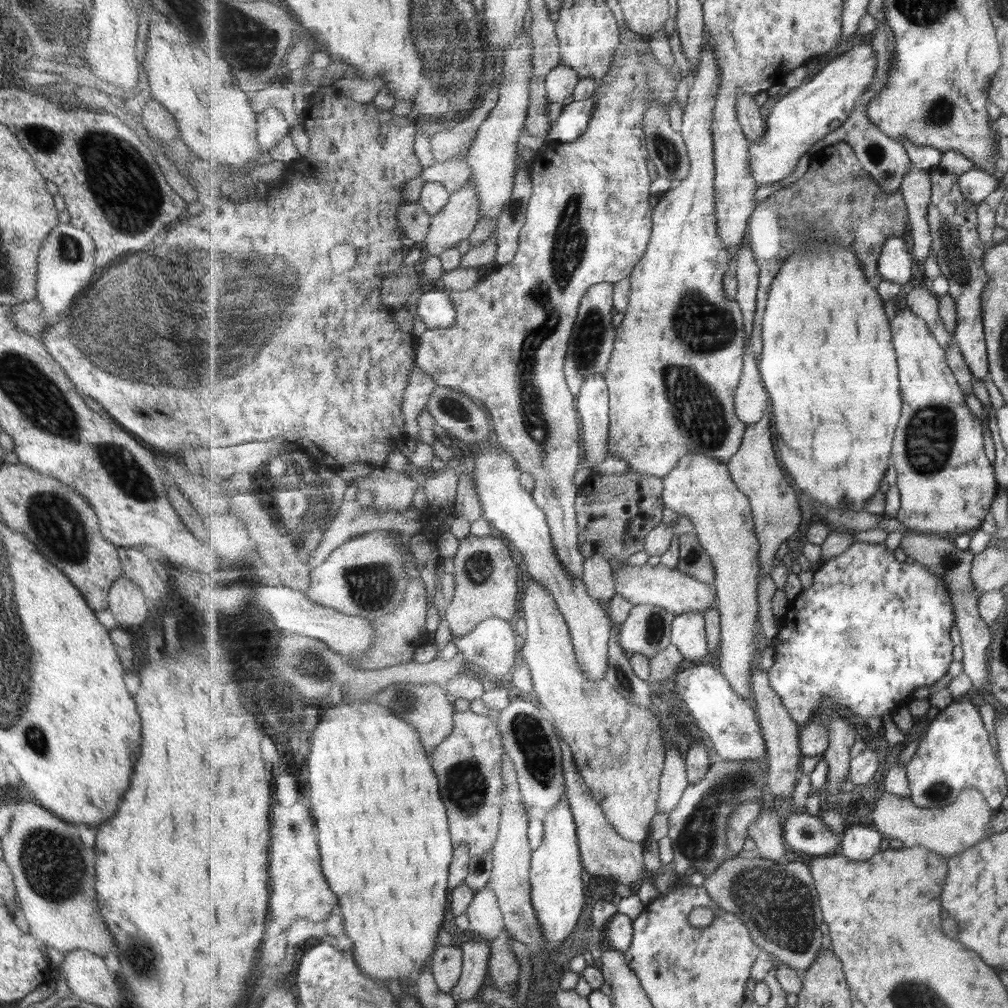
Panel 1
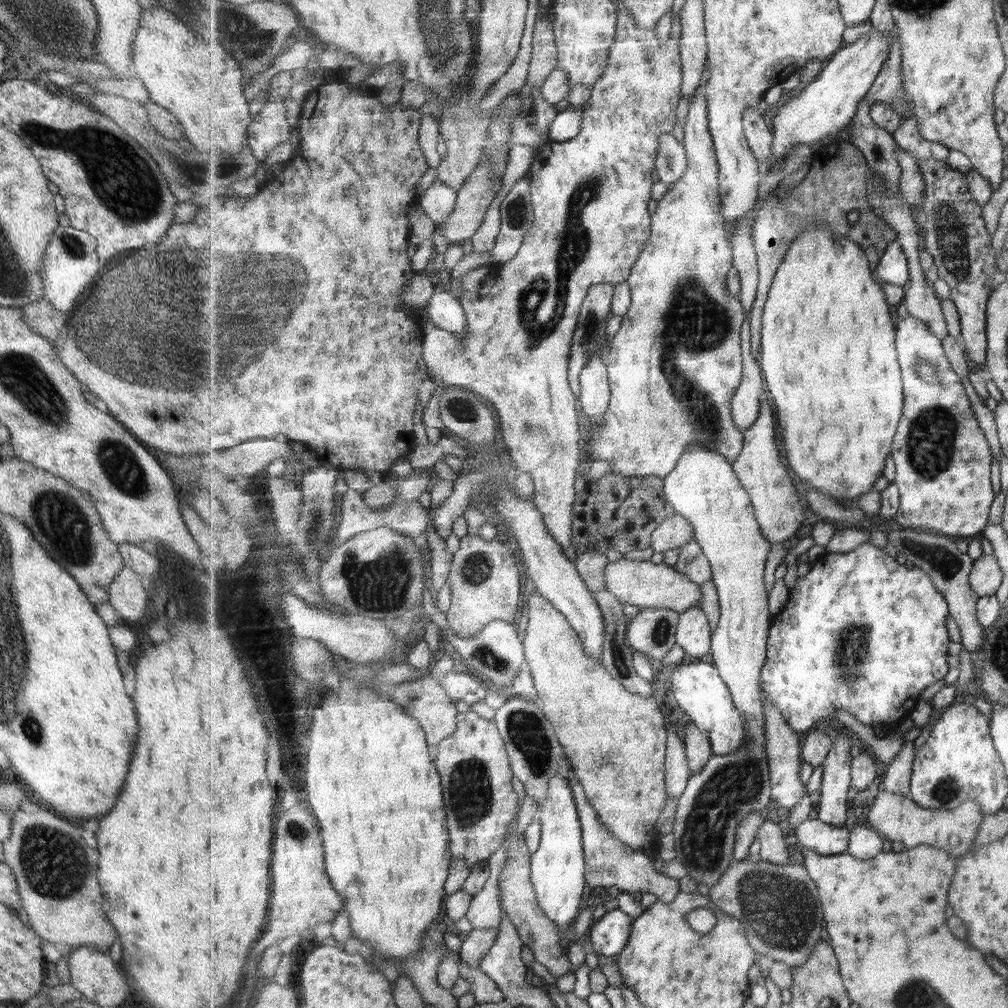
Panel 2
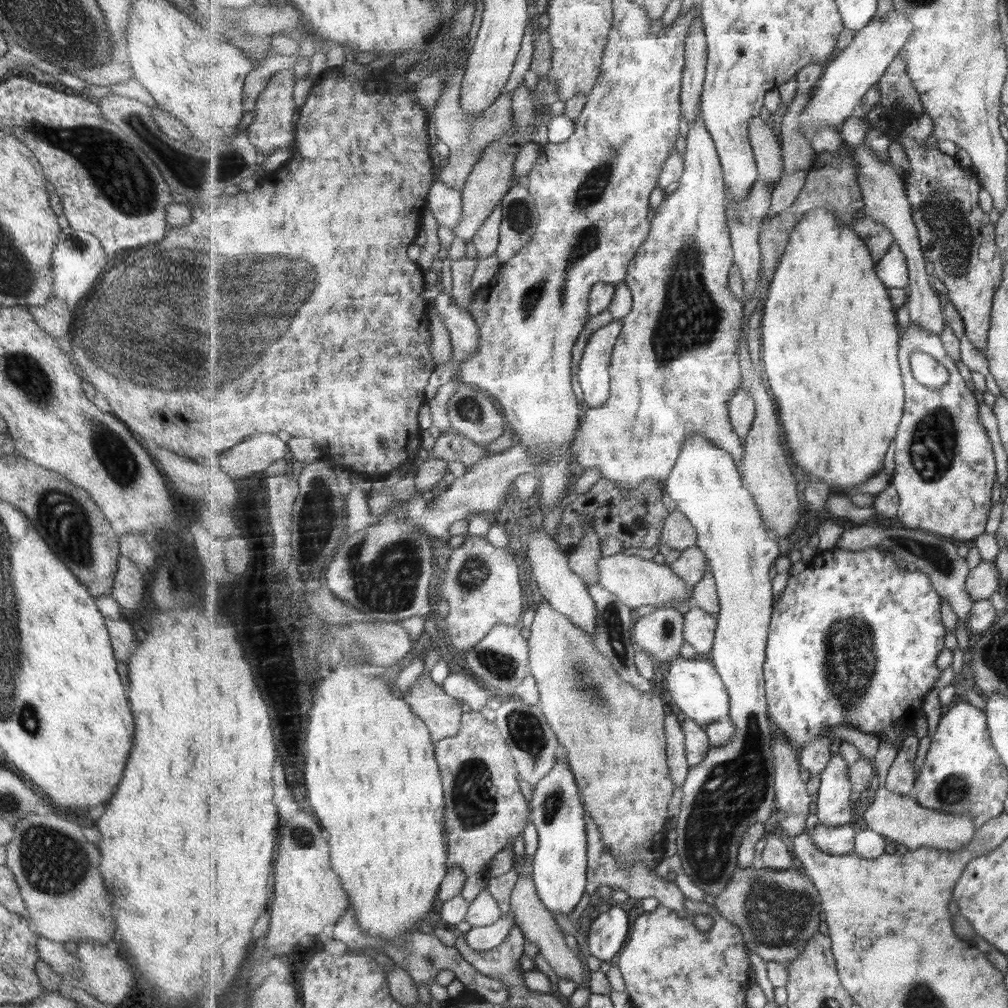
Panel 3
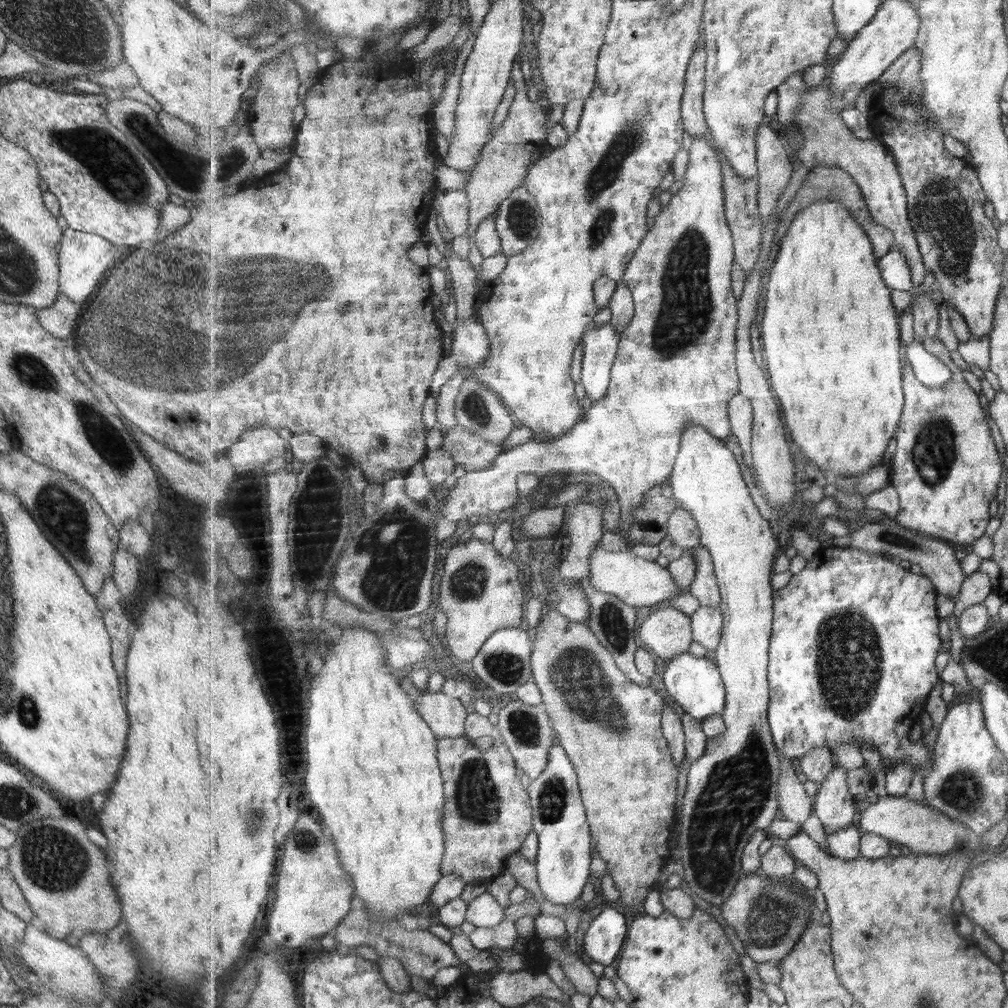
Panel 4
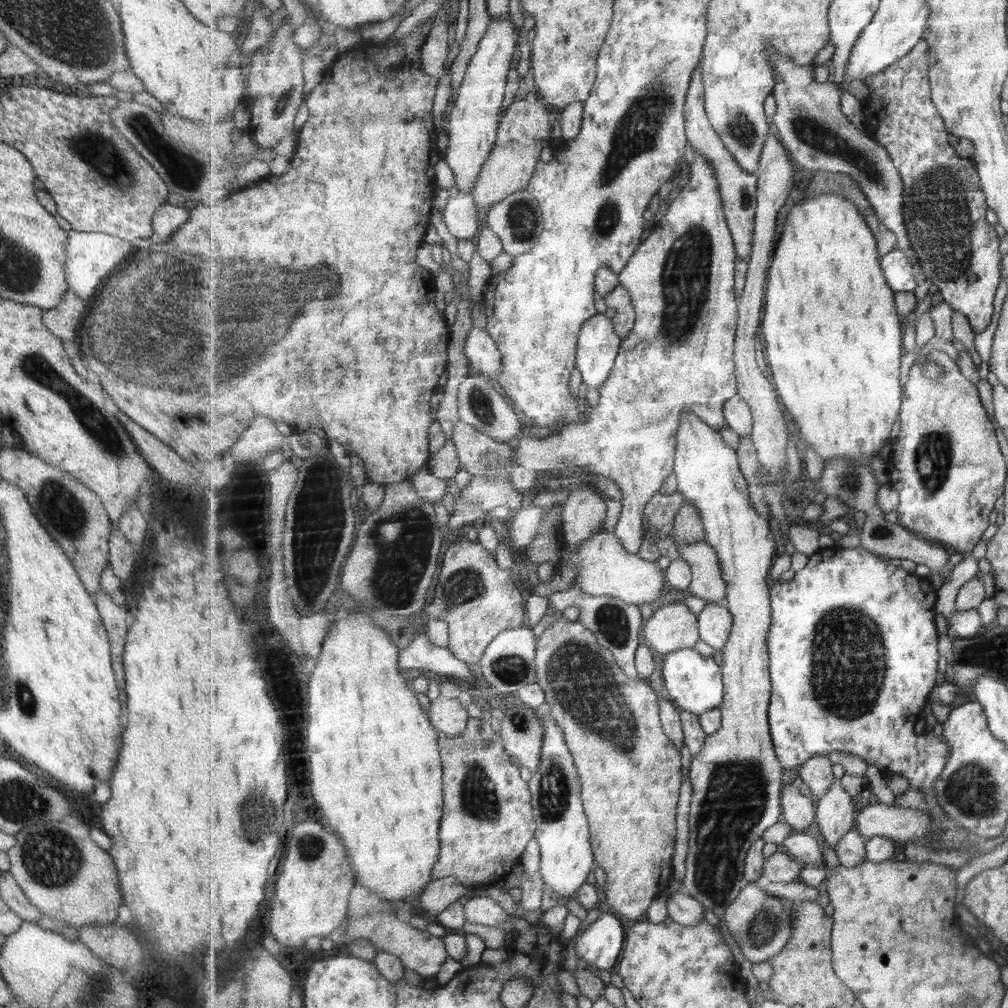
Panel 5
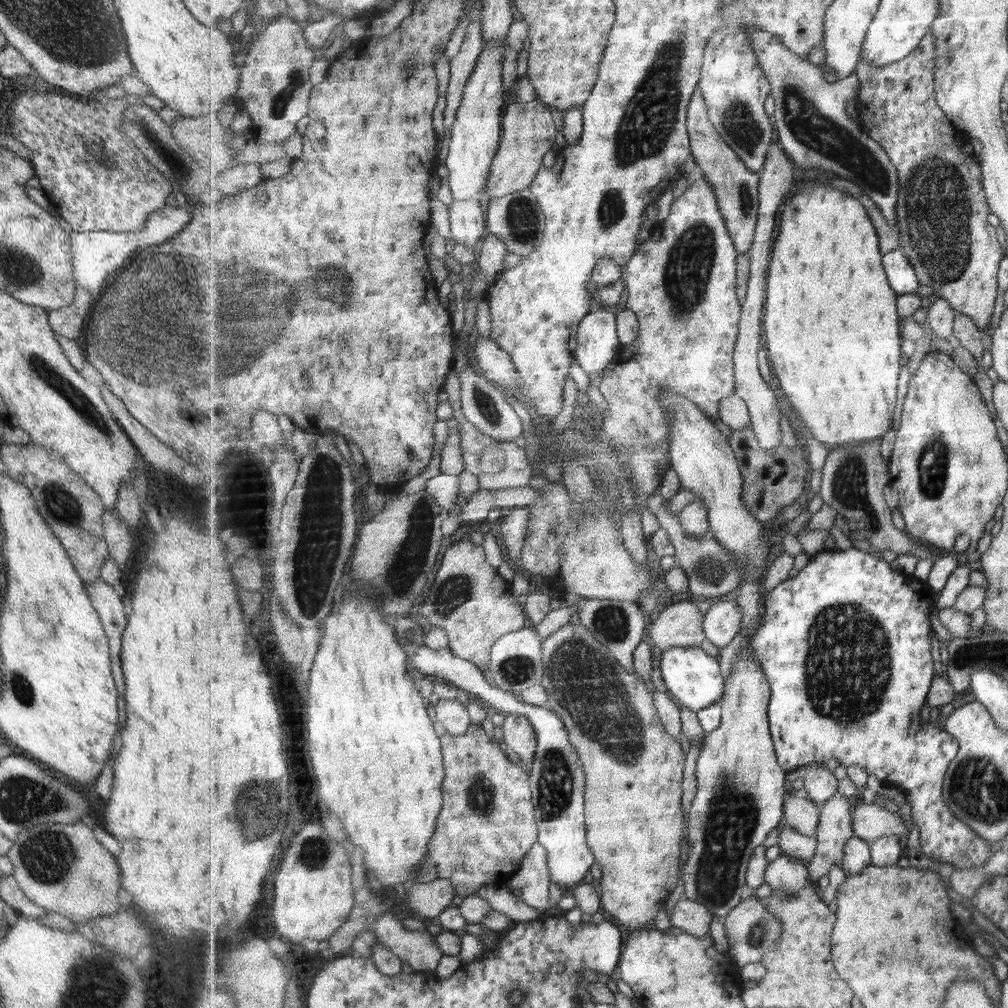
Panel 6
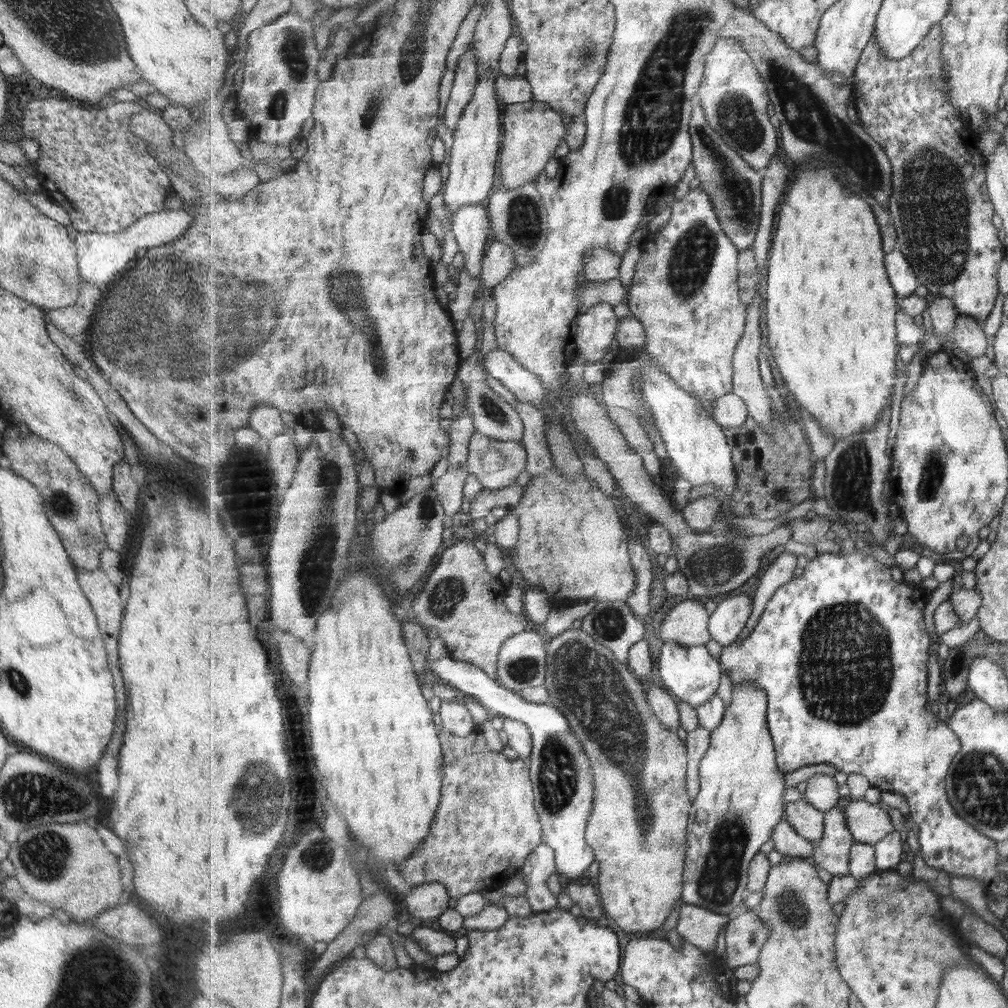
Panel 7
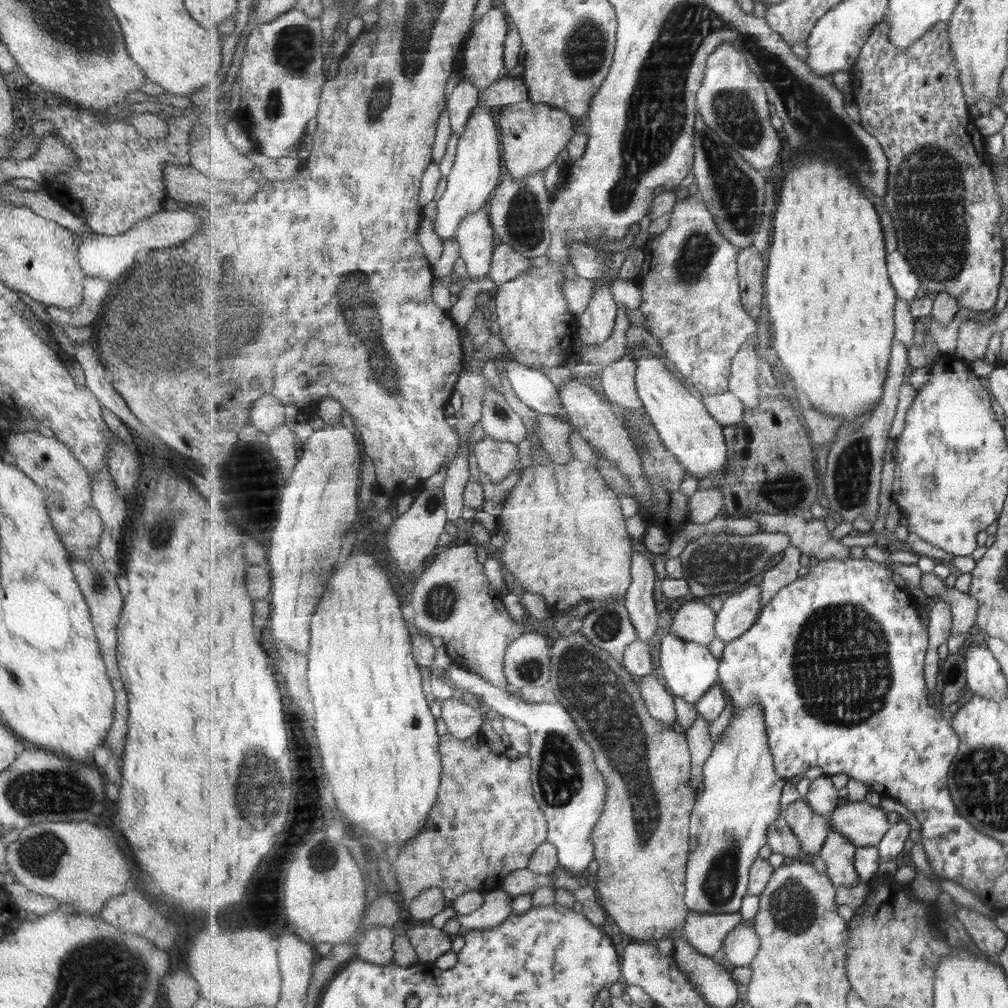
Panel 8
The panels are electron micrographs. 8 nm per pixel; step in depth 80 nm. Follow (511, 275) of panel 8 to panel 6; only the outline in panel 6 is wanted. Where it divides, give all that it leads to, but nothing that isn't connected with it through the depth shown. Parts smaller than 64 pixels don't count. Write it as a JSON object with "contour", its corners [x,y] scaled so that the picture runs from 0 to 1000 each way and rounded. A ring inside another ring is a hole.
{"contour":[[[484,232],[477,243],[474,264],[482,279],[487,282],[493,280],[494,274],[502,267],[501,255],[504,247],[501,240],[498,240],[491,232]]]}

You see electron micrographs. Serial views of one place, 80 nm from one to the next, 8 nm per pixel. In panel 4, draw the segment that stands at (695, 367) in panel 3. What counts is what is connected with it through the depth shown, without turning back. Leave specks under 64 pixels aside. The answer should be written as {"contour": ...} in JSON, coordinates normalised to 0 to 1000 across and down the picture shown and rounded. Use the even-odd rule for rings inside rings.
{"contour":[[[688,135],[687,144],[685,148],[685,161],[681,168],[678,177],[679,183],[674,188],[672,192],[668,193],[662,204],[649,215],[649,221],[646,224],[644,231],[640,234],[635,246],[632,247],[631,252],[624,260],[621,266],[620,273],[617,279],[626,287],[629,294],[630,311],[628,317],[624,320],[622,325],[616,330],[615,344],[611,353],[611,359],[607,365],[607,376],[603,383],[603,388],[596,398],[588,399],[587,404],[582,408],[580,417],[572,420],[564,429],[559,433],[549,436],[549,438],[529,438],[524,438],[521,440],[514,441],[502,445],[497,451],[490,455],[488,461],[483,466],[475,466],[471,468],[464,468],[459,474],[455,475],[453,482],[445,487],[440,497],[436,497],[434,500],[436,505],[438,506],[439,514],[455,520],[456,517],[462,516],[464,513],[473,510],[477,514],[483,514],[488,510],[495,510],[507,504],[515,496],[516,488],[513,488],[511,481],[511,474],[513,470],[525,469],[533,471],[534,473],[543,472],[545,468],[551,467],[557,469],[563,467],[568,469],[581,469],[590,470],[598,477],[604,479],[610,486],[614,494],[615,500],[615,522],[617,526],[625,526],[625,522],[629,522],[631,518],[631,508],[635,504],[635,500],[641,489],[647,486],[649,482],[656,481],[667,473],[667,468],[671,459],[672,451],[674,451],[677,433],[679,427],[685,421],[692,421],[703,426],[707,433],[714,435],[720,440],[721,435],[726,431],[726,421],[724,420],[722,403],[723,398],[734,390],[734,373],[732,372],[732,365],[730,362],[731,351],[731,326],[734,316],[733,312],[733,299],[730,296],[730,291],[726,285],[726,270],[727,263],[730,261],[730,248],[728,247],[728,235],[726,228],[720,215],[719,205],[719,175],[717,172],[717,164],[712,158],[712,150],[710,149],[709,142],[704,141],[698,135]]]}

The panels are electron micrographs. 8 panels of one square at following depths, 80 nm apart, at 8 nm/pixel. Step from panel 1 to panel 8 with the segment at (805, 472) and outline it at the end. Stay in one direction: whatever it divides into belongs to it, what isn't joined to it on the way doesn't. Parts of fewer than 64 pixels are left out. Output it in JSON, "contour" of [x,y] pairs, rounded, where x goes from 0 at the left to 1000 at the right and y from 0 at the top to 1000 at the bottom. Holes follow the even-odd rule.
{"contour":[[[809,154],[796,155],[793,156],[791,163],[782,172],[776,171],[776,173],[778,174],[776,174],[775,194],[769,214],[766,216],[768,233],[766,240],[763,241],[759,276],[763,318],[767,319],[767,325],[769,325],[769,341],[766,341],[765,352],[771,356],[769,351],[773,349],[773,355],[781,363],[786,381],[798,387],[798,390],[804,395],[811,407],[817,409],[819,412],[832,414],[838,419],[846,419],[856,409],[862,409],[864,412],[865,407],[871,403],[872,398],[875,396],[878,378],[881,374],[886,336],[889,334],[888,310],[891,294],[881,269],[881,252],[878,250],[878,234],[876,234],[874,216],[872,216],[865,198],[854,192],[852,185],[826,159]]]}

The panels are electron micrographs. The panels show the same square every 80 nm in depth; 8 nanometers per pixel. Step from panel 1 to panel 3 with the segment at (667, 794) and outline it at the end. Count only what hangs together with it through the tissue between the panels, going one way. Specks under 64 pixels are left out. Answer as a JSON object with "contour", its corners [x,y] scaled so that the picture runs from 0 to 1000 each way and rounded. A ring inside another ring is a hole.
{"contour":[[[662,705],[660,714],[661,733],[663,734],[663,759],[667,766],[668,778],[671,782],[678,782],[682,774],[684,763],[681,743],[681,730],[674,714]]]}

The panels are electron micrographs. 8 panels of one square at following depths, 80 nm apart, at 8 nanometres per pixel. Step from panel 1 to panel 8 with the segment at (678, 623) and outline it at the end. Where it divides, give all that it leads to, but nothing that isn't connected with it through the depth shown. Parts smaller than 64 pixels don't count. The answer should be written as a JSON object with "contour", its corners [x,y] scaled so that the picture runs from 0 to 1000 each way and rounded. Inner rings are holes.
{"contour":[[[754,578],[736,584],[733,588],[717,592],[717,600],[710,609],[711,631],[719,638],[738,630],[753,613],[756,606],[756,583]]]}

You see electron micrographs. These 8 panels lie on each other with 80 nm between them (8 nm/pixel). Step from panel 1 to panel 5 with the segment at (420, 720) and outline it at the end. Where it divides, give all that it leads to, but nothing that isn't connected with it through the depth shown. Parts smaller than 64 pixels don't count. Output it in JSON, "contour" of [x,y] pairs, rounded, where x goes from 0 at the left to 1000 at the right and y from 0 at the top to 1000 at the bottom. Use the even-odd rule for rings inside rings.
{"contour":[[[438,688],[427,695],[426,714],[436,727],[444,731],[457,730],[464,722],[465,708],[454,693]]]}

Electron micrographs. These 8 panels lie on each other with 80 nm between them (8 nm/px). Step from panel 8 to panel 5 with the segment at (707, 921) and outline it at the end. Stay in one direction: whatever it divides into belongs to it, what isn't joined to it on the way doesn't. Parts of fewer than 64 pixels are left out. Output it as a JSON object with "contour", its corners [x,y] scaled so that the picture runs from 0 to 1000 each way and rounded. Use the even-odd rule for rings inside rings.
{"contour":[[[678,882],[665,888],[662,895],[663,909],[680,920],[689,920],[698,912],[699,900],[694,893]]]}

